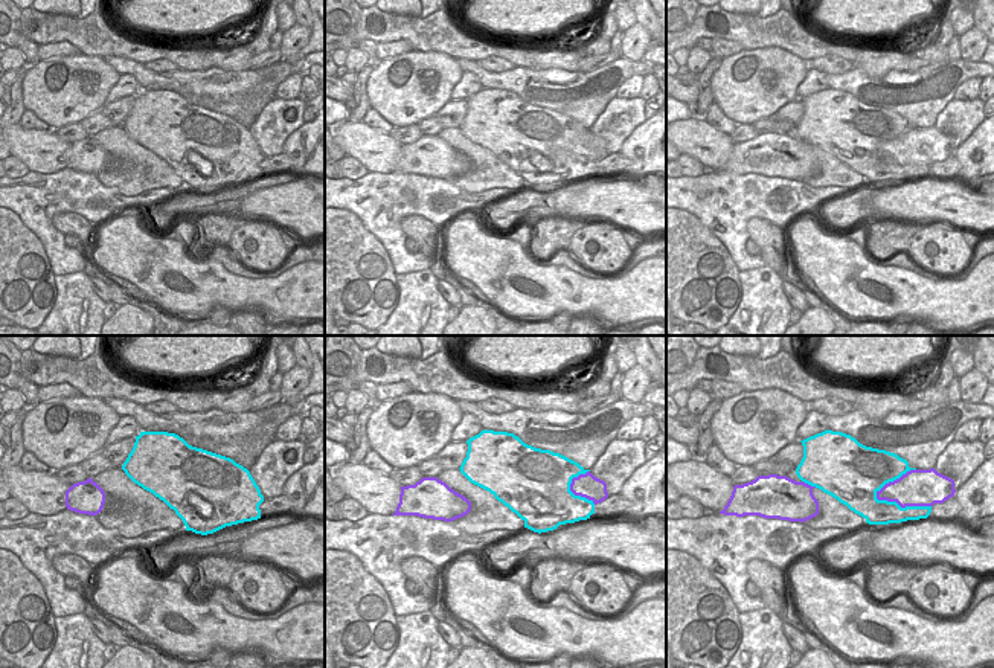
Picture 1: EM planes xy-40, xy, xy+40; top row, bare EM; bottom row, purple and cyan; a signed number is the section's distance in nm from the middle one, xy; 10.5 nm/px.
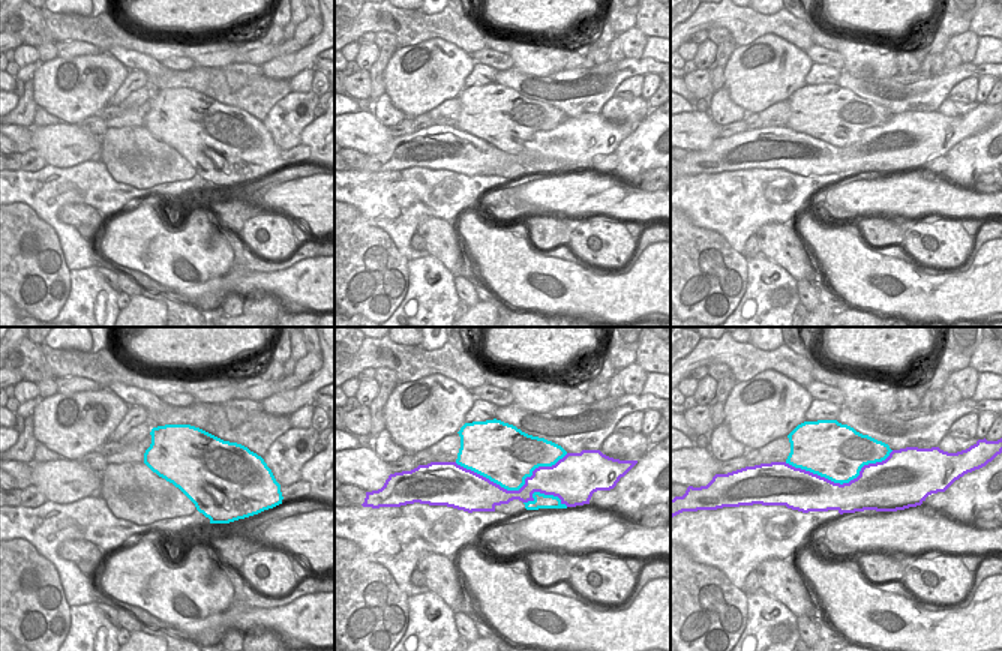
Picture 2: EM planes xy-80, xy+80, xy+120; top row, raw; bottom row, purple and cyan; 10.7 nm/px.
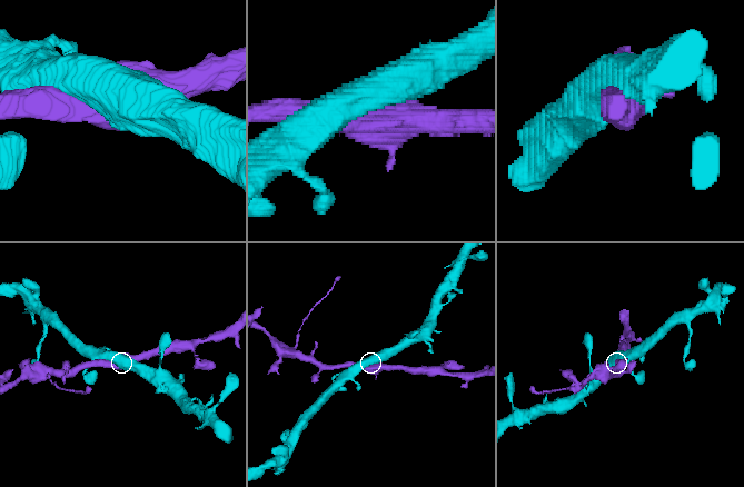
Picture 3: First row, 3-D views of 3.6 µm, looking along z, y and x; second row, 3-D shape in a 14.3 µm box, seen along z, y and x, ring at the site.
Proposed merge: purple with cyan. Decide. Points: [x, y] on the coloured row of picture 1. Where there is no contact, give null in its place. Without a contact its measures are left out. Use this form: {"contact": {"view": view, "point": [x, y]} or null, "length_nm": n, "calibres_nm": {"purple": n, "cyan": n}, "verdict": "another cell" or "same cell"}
{"contact": {"view": "xy+40", "point": [901, 507]}, "length_nm": 600, "calibres_nm": {"purple": 380, "cyan": 260}, "verdict": "another cell"}

